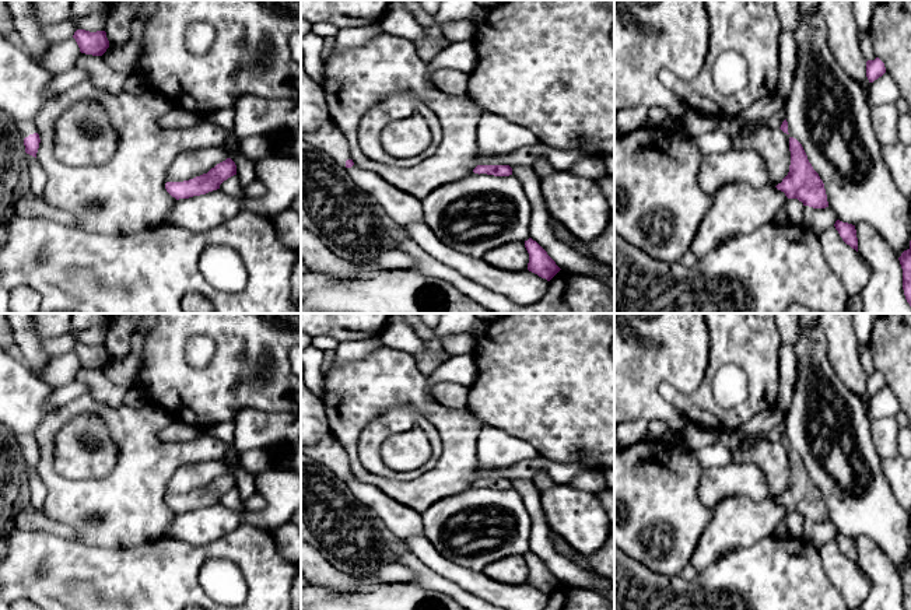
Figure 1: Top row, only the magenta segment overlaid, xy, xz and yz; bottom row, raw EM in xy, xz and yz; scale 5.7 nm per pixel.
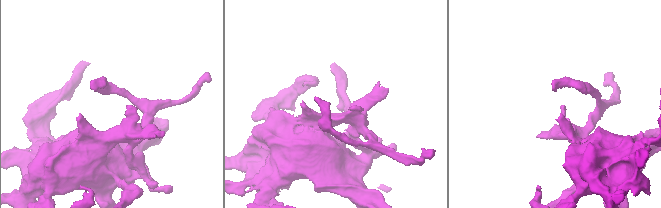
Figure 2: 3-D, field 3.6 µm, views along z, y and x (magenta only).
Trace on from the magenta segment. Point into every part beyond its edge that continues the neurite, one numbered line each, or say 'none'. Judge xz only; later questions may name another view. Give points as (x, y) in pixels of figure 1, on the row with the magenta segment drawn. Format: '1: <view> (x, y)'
1: xz (328, 137)

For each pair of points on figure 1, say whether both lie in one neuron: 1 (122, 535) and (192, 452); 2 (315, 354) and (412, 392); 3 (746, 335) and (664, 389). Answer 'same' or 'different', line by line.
1: same
2: different
3: same

